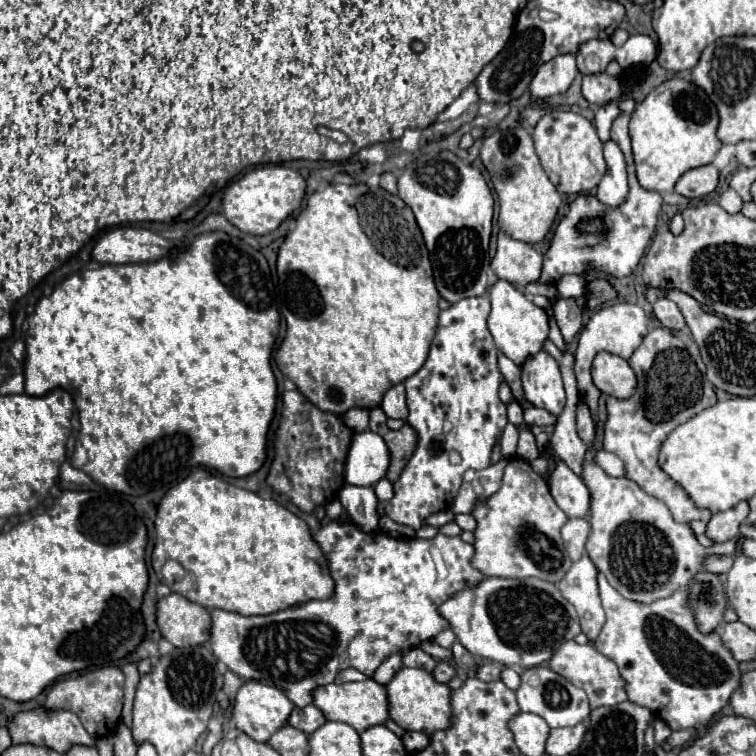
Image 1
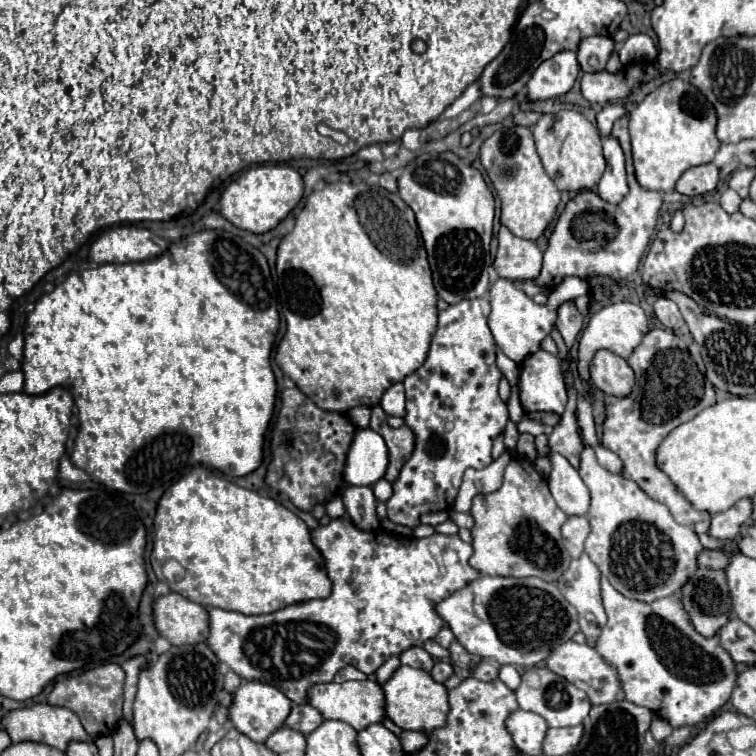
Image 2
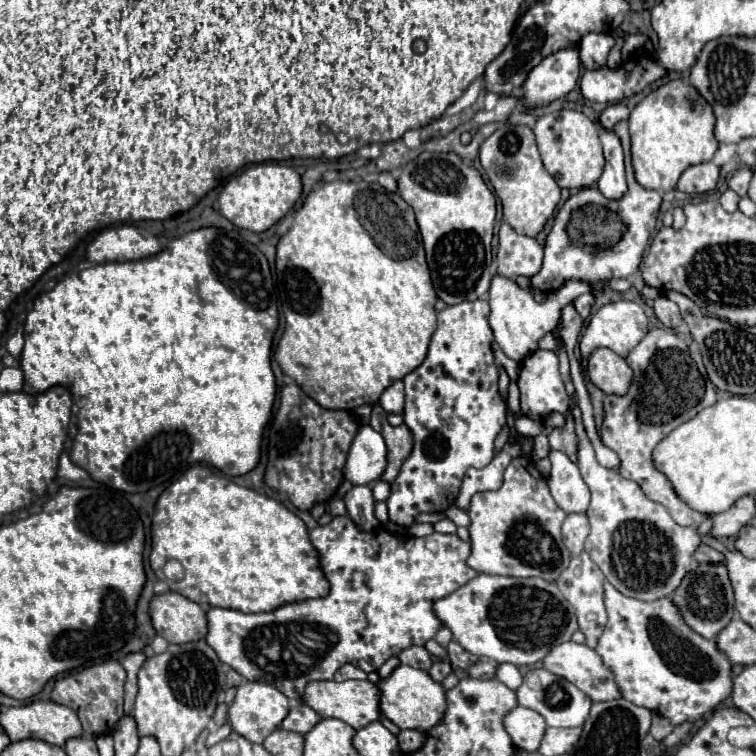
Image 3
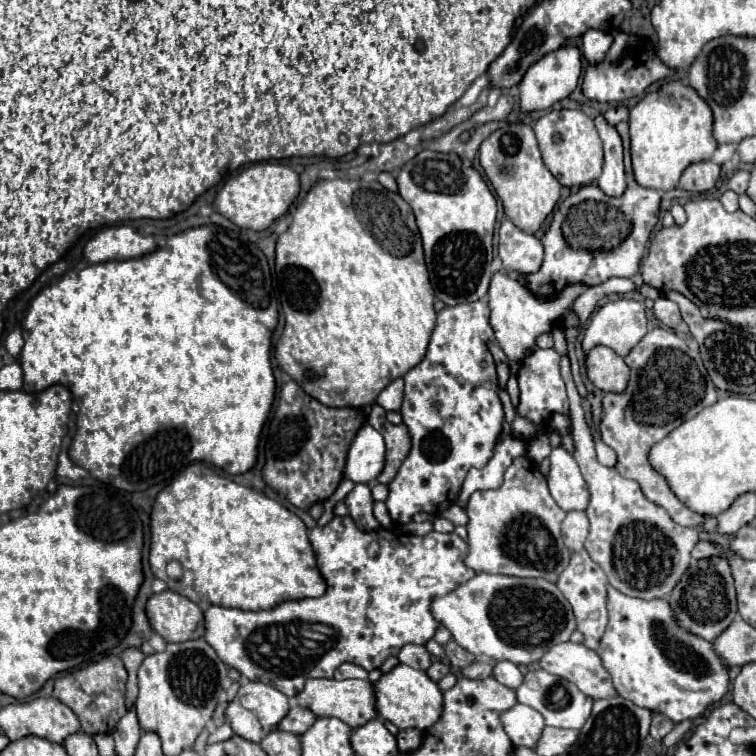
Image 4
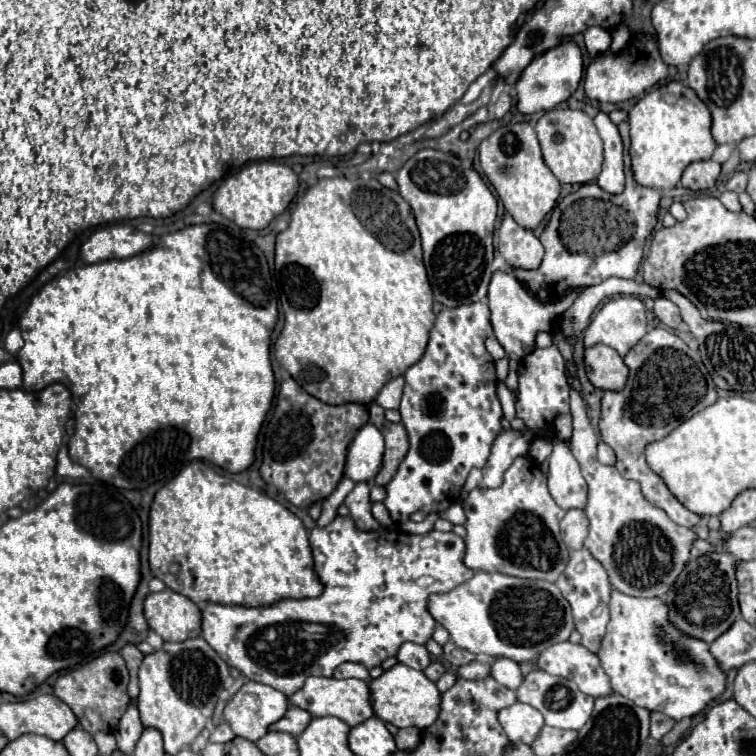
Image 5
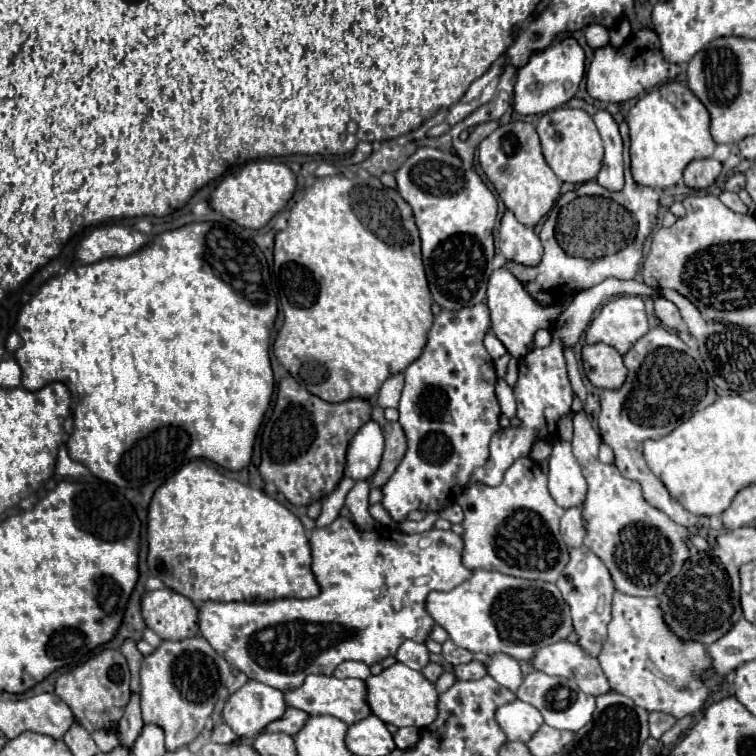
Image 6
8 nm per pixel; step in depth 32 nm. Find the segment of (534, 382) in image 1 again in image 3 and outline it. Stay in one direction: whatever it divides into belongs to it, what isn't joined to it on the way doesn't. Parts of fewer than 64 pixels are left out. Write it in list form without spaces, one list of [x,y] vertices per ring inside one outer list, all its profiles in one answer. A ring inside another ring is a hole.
[[[536,350],[528,358],[520,362],[520,376],[518,376],[518,388],[520,388],[520,414],[528,416],[536,422],[540,422],[550,412],[568,412],[570,400],[564,390],[564,382],[558,372],[558,354],[552,350]]]

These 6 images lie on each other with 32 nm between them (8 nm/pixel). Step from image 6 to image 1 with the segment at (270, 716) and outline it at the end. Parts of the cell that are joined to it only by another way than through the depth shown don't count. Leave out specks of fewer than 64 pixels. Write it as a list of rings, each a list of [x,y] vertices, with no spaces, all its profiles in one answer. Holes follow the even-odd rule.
[[[248,680],[240,686],[236,698],[234,698],[234,708],[232,708],[232,722],[236,724],[238,730],[242,730],[244,734],[248,734],[252,740],[256,742],[266,742],[276,730],[280,730],[290,712],[292,712],[294,704],[286,698],[286,694],[274,686],[256,682],[256,680]]]

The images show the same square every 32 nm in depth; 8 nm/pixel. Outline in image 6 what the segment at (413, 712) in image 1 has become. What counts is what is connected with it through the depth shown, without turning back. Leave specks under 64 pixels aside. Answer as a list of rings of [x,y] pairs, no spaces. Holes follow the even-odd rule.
[[[396,662],[390,668],[384,668],[380,674],[372,674],[366,680],[366,702],[382,722],[394,724],[398,728],[402,726],[416,726],[426,728],[436,720],[436,700],[438,694],[434,690],[434,684],[428,682],[420,672]]]

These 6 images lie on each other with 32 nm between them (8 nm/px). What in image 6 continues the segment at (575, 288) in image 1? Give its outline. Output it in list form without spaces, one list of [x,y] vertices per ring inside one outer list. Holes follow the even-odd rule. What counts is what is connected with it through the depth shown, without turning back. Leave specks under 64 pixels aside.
[[[498,268],[492,272],[486,298],[488,298],[486,304],[490,308],[490,328],[494,330],[496,338],[506,346],[506,350],[518,360],[534,348],[532,346],[534,332],[540,328],[554,328],[556,318],[564,308],[564,306],[540,306],[540,304],[536,304],[536,300],[532,300],[532,296],[528,296],[528,292],[520,284],[520,280],[512,272],[508,272],[506,268]]]

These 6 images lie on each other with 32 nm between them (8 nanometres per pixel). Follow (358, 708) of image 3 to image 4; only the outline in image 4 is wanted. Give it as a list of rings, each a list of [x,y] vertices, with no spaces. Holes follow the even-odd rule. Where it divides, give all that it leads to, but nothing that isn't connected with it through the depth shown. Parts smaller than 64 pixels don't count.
[[[308,678],[302,692],[298,692],[296,702],[302,708],[312,710],[316,716],[336,716],[342,722],[346,722],[352,728],[358,728],[360,724],[366,724],[368,720],[376,718],[376,706],[374,706],[374,690],[372,682],[368,680],[334,680],[334,678]]]

